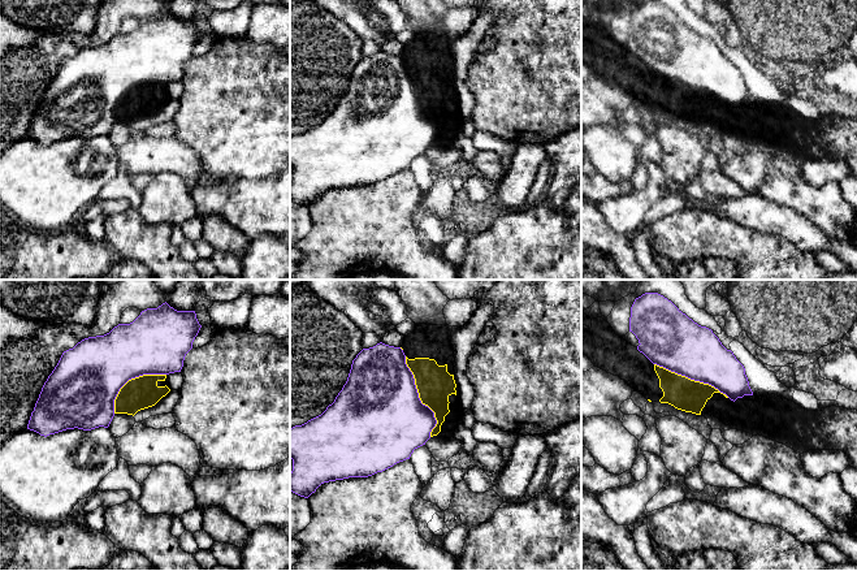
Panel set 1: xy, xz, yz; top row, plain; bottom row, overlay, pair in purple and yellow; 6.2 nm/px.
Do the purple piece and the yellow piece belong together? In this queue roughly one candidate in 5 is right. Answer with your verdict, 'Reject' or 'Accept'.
Reject

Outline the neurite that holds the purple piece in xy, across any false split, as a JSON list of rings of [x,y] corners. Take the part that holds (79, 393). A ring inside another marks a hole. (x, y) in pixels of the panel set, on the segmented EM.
[[[165,302],[157,308],[142,311],[130,324],[118,324],[104,336],[82,339],[62,352],[48,376],[27,429],[47,437],[74,428],[108,428],[114,416],[114,399],[120,389],[129,380],[143,375],[181,372],[200,328],[195,311],[177,311]]]

